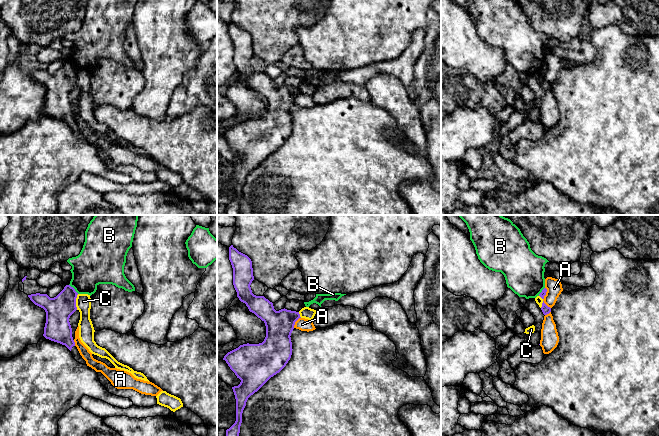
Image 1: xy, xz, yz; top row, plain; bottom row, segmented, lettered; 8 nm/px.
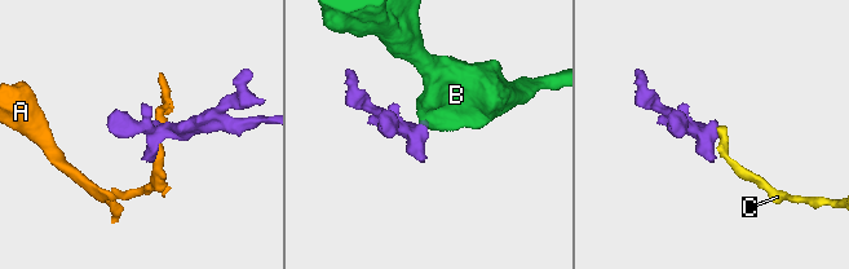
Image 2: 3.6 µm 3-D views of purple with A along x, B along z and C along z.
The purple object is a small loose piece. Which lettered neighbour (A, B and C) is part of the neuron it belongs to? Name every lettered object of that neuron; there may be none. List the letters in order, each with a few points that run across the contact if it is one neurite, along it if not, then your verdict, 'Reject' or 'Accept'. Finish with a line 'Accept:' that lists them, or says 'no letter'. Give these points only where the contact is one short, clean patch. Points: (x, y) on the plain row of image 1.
A: Line: xz (300, 93), (293, 103). Reject
B: Line: xy (69, 60), (78, 69). Reject
C: Line: xy (78, 70), (76, 85). Reject
Accept: no letter

